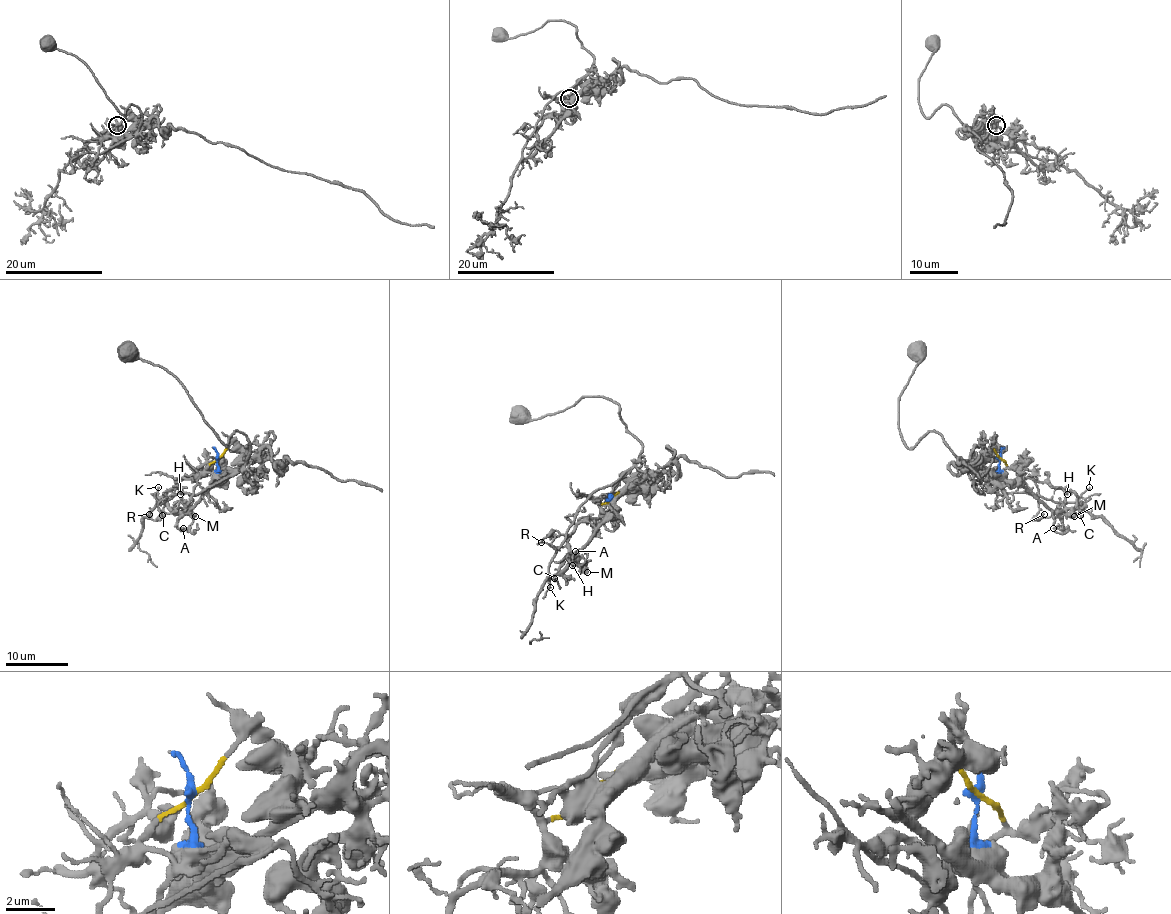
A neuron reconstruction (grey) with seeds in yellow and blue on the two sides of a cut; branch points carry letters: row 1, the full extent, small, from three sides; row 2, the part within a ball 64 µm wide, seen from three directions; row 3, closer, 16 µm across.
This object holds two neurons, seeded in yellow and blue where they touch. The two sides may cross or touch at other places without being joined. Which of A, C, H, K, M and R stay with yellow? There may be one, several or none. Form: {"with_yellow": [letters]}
{"with_yellow": ["C", "H", "K", "R"]}

